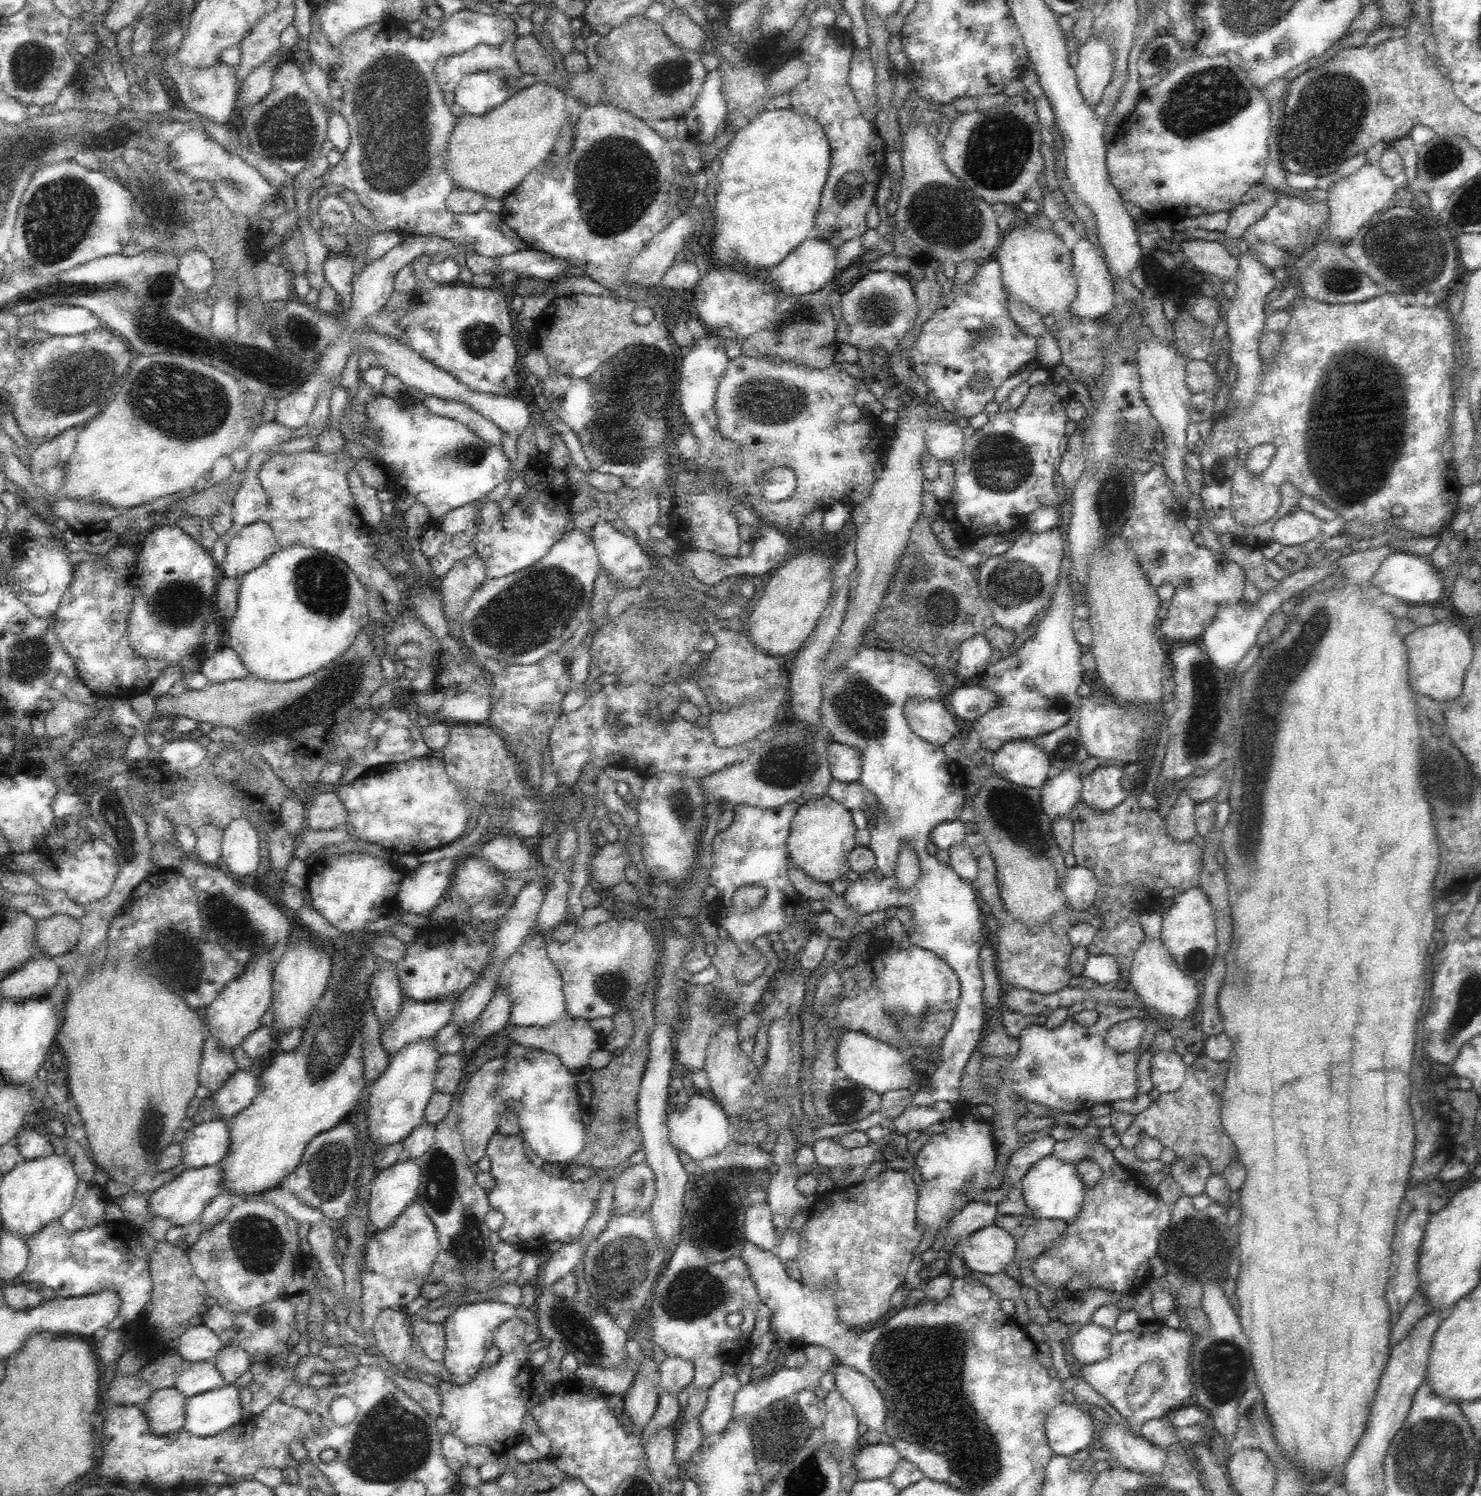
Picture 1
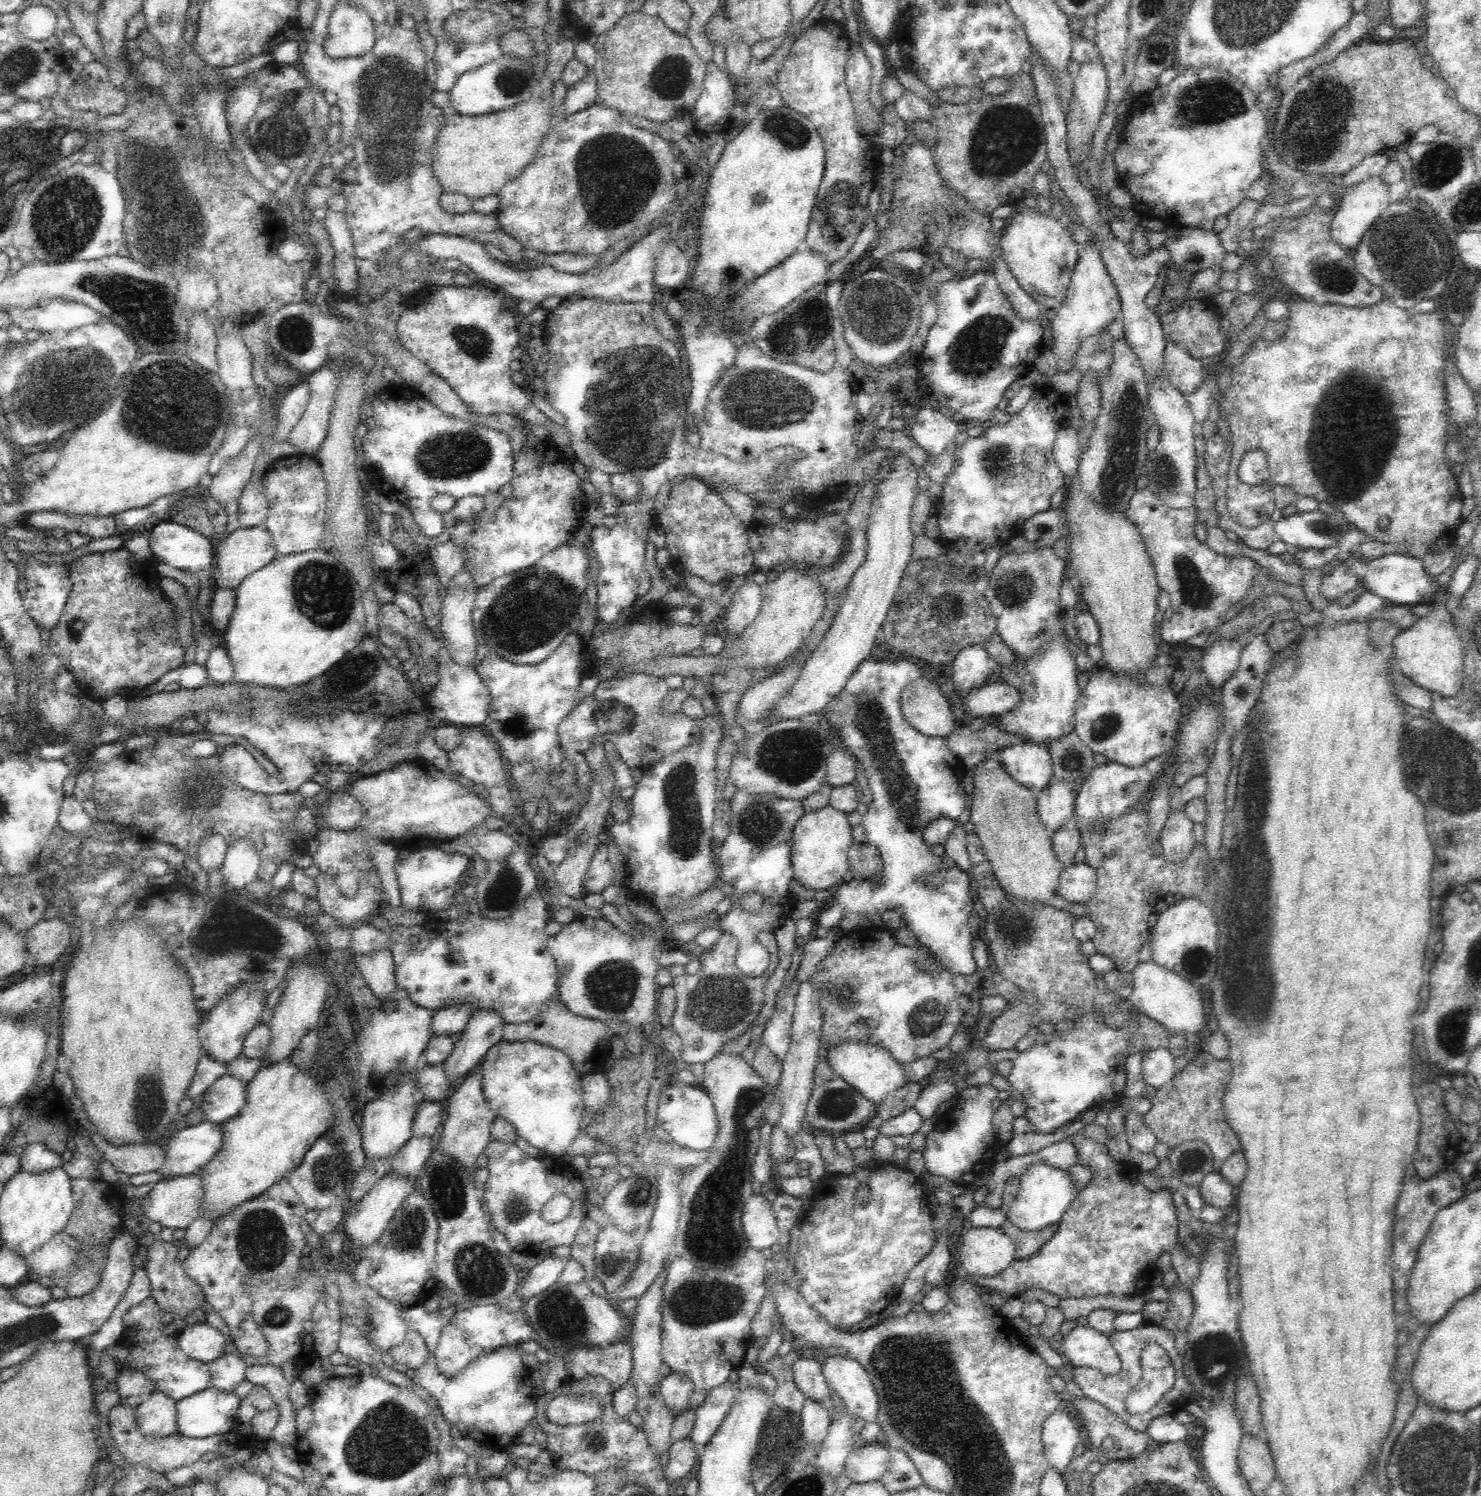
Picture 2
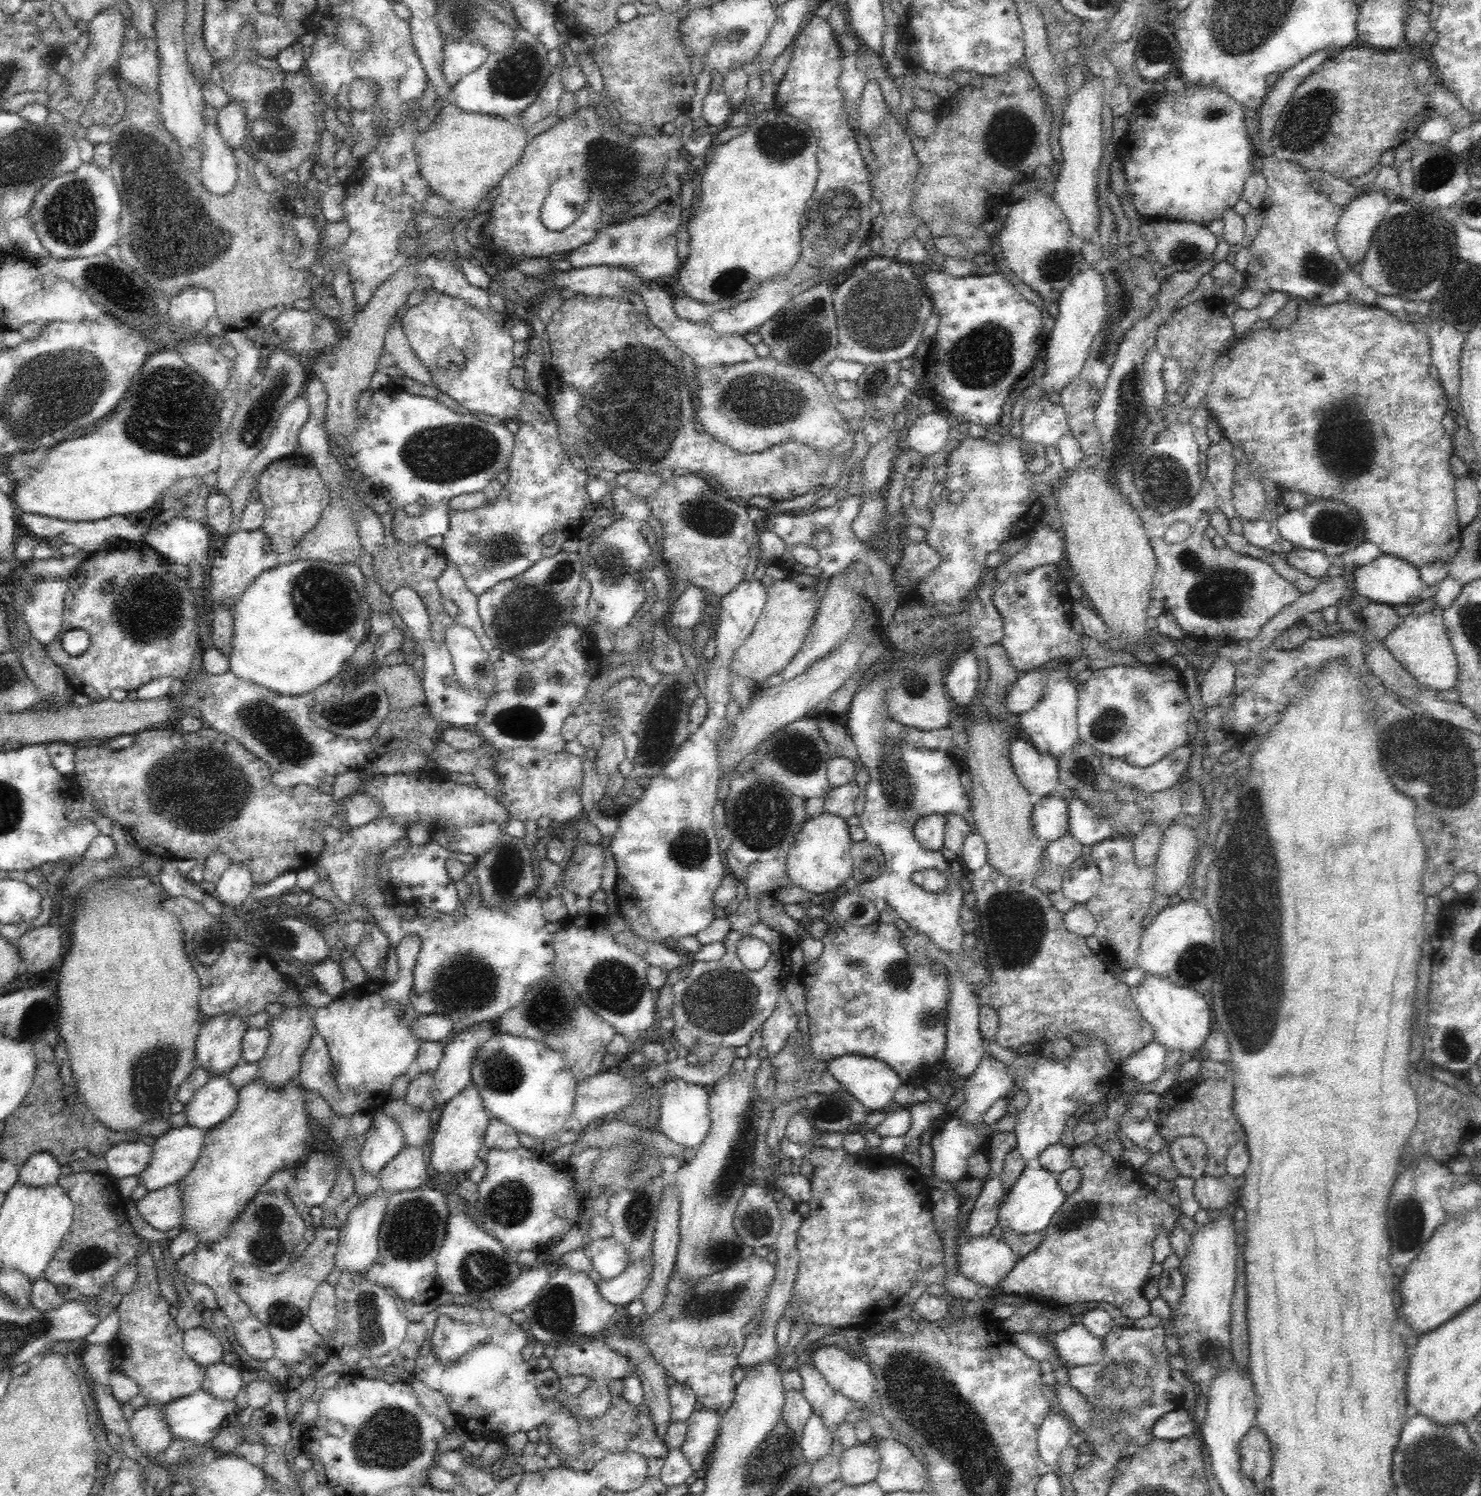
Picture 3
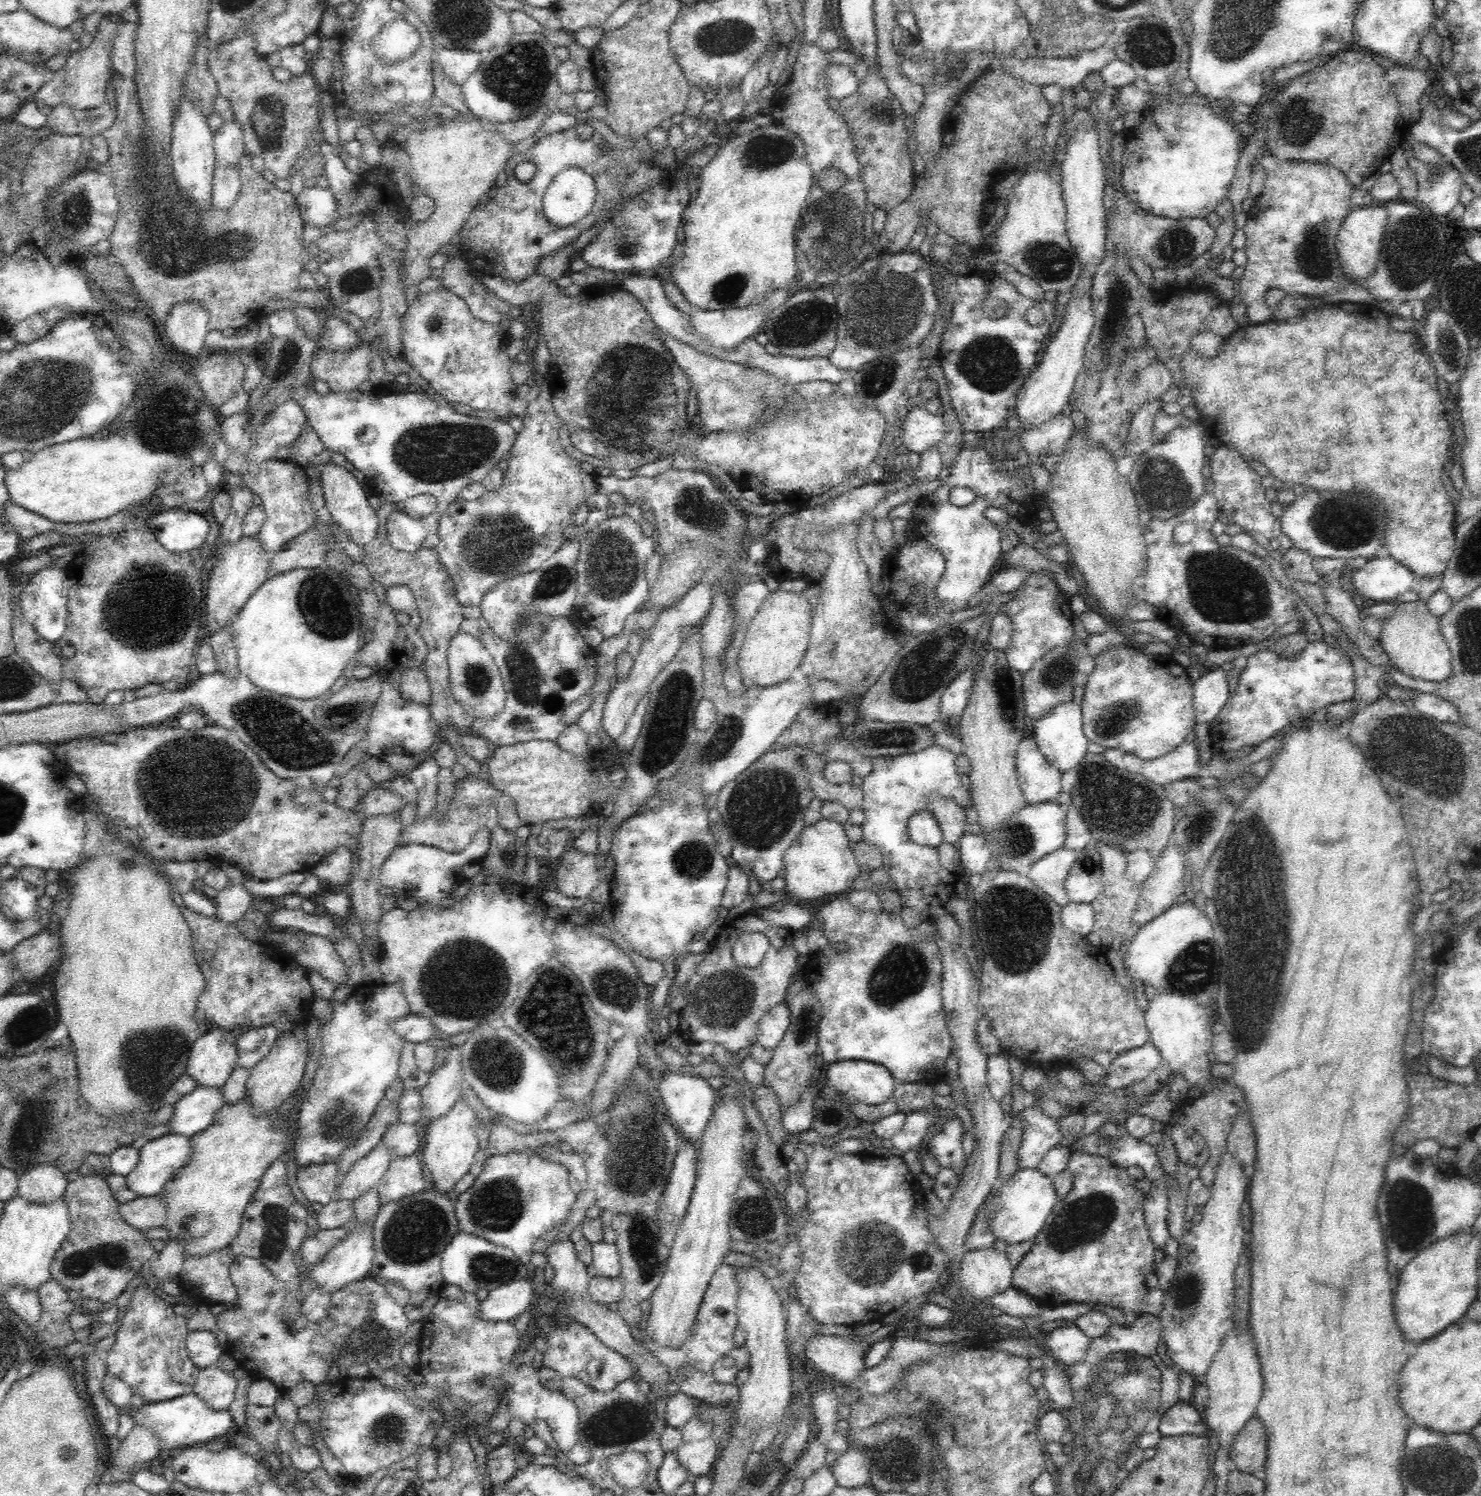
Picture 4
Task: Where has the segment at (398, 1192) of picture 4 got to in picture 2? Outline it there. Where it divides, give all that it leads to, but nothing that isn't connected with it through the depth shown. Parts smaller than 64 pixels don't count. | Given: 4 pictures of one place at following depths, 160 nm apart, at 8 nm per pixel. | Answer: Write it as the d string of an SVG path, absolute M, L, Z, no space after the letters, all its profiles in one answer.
M412 1138L406 1145L390 1156L392 1173L402 1175L408 1180L414 1180L418 1171L428 1162L432 1155L432 1142L430 1138Z

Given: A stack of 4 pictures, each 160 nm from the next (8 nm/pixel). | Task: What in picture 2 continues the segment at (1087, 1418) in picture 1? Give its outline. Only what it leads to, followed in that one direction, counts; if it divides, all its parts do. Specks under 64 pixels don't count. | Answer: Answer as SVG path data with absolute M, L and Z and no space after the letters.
M1057 1409L1042 1424L1042 1448L1048 1468L1054 1467L1064 1480L1064 1472L1072 1460L1074 1448L1081 1441L1078 1423L1068 1413Z

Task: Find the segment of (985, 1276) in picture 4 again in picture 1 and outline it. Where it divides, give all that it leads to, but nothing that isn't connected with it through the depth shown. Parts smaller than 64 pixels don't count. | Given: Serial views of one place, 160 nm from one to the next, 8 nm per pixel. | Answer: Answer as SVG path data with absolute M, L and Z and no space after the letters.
M992 1224L972 1232L968 1238L960 1238L954 1244L963 1264L972 1271L998 1274L1012 1262L1016 1241L1001 1226Z

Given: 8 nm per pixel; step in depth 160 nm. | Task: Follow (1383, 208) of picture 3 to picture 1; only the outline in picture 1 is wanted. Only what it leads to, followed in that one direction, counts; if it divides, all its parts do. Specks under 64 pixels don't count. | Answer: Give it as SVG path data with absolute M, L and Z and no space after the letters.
M1366 163L1358 172L1338 180L1326 193L1325 201L1329 208L1326 234L1334 240L1347 243L1373 214L1381 212L1388 204L1398 202L1399 192L1393 179L1386 176L1378 165Z

